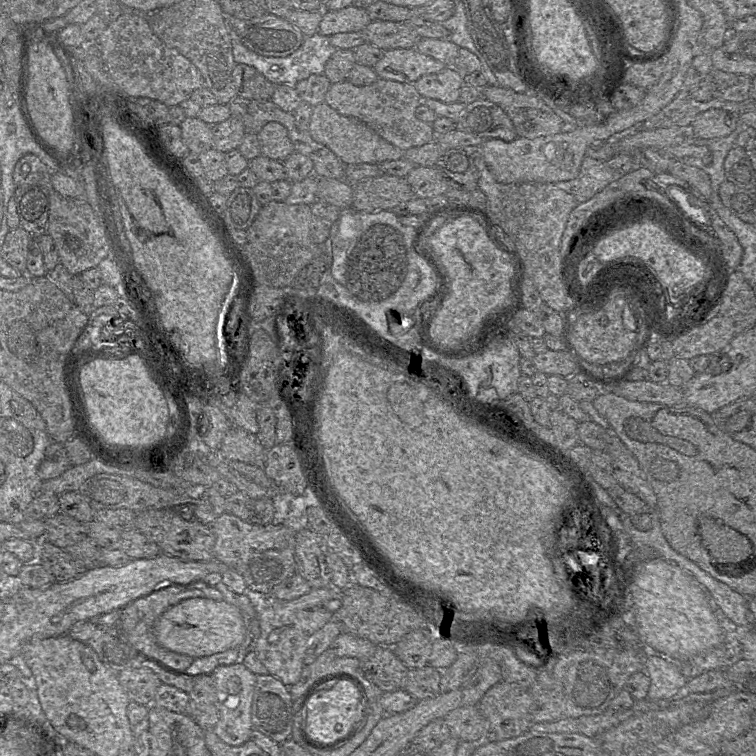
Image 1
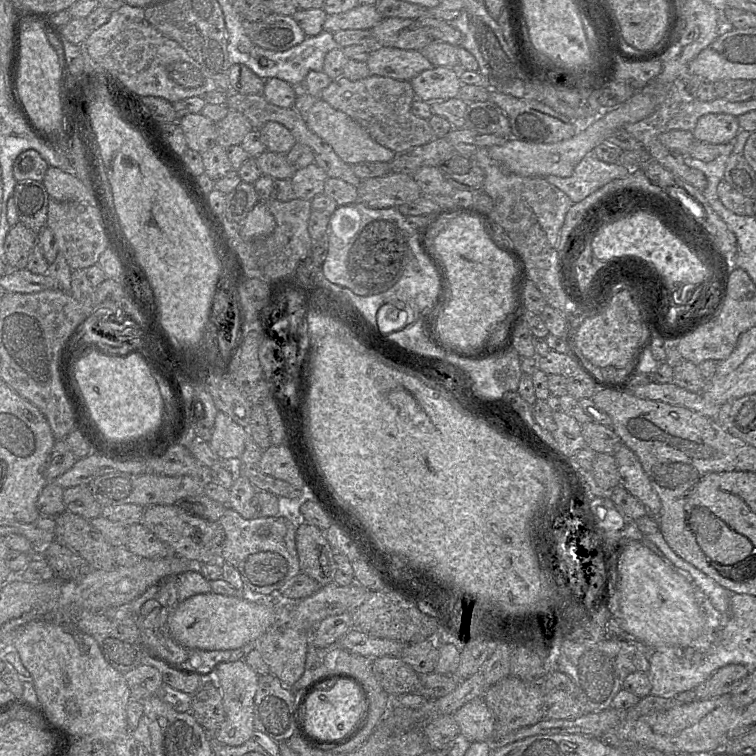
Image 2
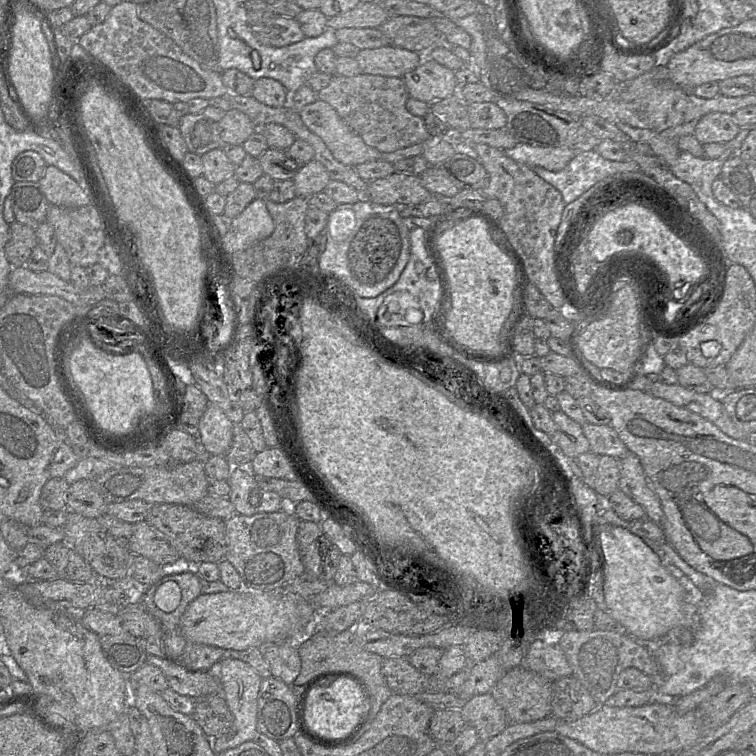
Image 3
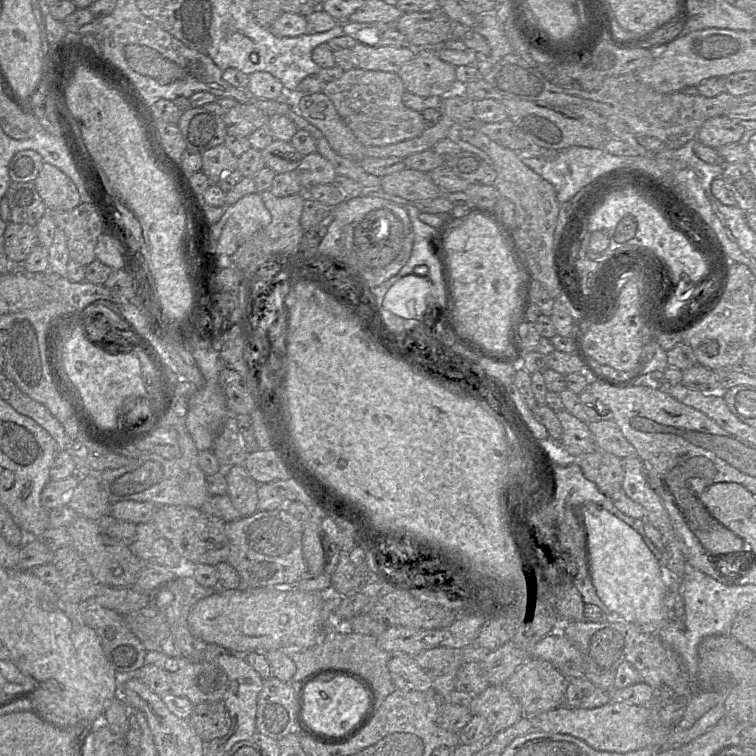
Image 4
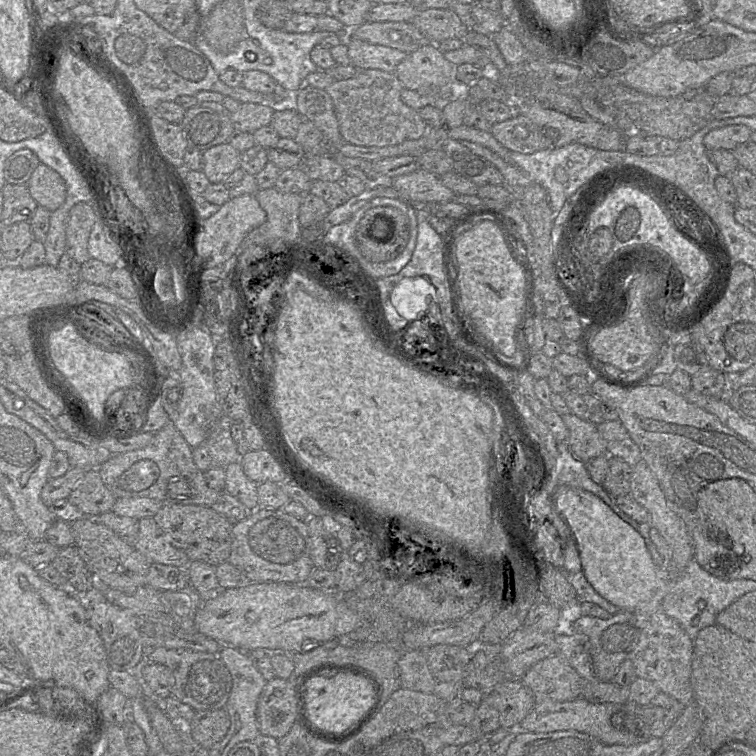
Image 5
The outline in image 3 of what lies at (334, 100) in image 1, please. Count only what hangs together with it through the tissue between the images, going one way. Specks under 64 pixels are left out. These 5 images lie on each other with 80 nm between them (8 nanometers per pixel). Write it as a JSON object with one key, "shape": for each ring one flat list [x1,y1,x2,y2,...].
{"shape":[[370,74,352,77,333,75,330,84,318,92,318,97,331,105,367,145,381,153,430,139,423,118,412,115,406,108,410,96,403,78]]}

